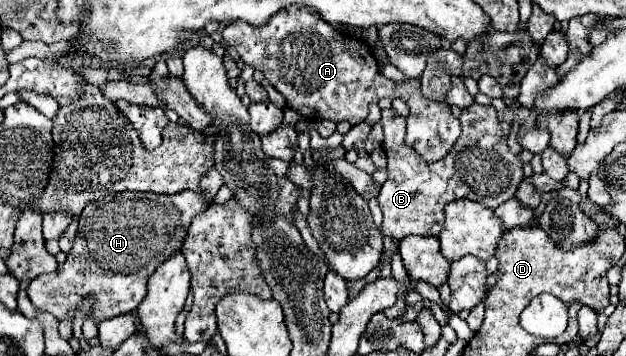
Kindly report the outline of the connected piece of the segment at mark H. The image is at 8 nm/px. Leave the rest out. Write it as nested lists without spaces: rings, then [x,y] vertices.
[[[213,167],[207,175],[201,177],[201,185],[197,191],[183,191],[175,195],[157,195],[157,193],[115,193],[101,201],[89,203],[83,213],[79,215],[79,231],[73,241],[73,249],[67,255],[67,261],[59,265],[55,273],[45,273],[35,277],[35,281],[29,283],[27,295],[29,299],[43,311],[55,315],[59,321],[73,321],[75,313],[79,311],[81,303],[89,297],[93,297],[93,307],[89,309],[89,317],[95,319],[95,323],[101,323],[105,319],[117,317],[121,313],[129,313],[137,309],[137,305],[143,301],[147,293],[147,279],[149,275],[163,263],[167,257],[177,253],[183,245],[183,239],[187,235],[189,223],[193,217],[203,213],[215,199],[217,191],[223,187],[223,175]]]

